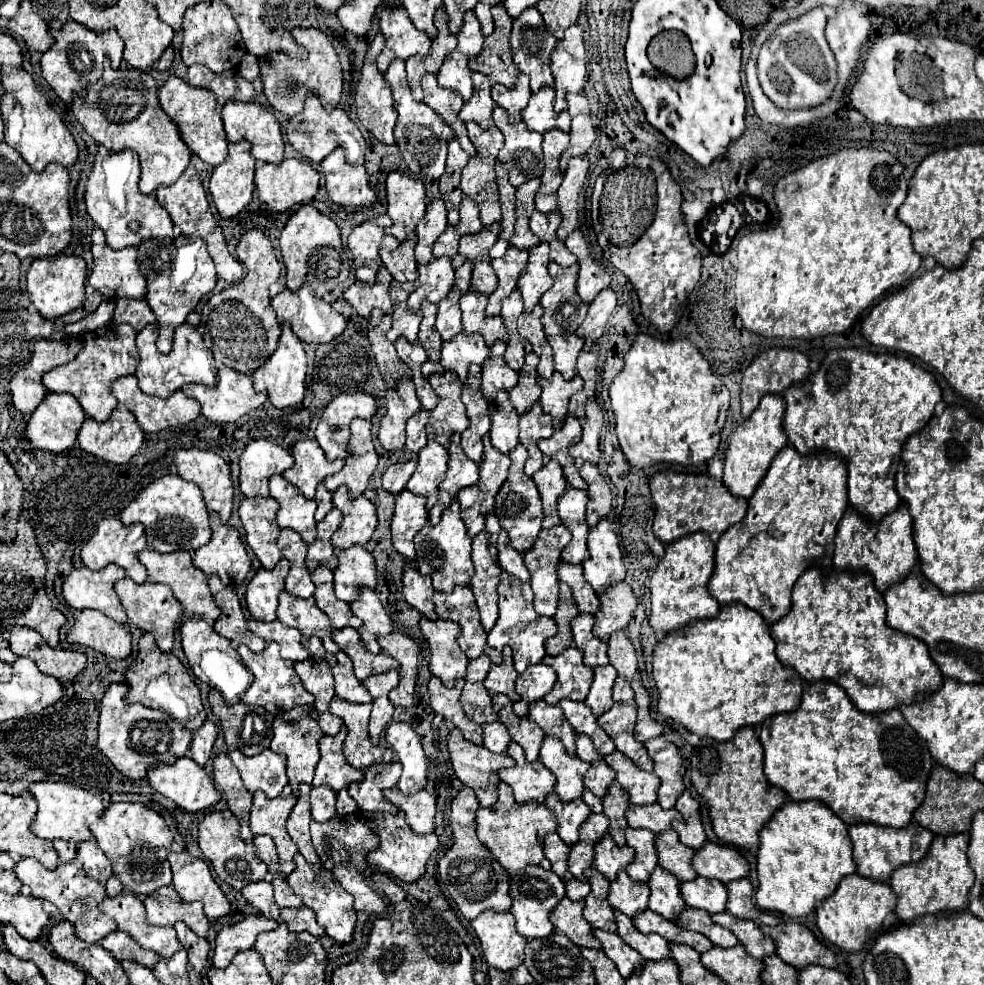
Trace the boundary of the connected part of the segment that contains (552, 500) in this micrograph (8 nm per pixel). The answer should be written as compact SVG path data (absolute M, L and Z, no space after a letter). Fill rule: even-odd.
M548 460L542 466L542 472L534 474L534 482L538 486L538 492L542 498L542 508L544 508L544 524L542 526L548 530L548 528L560 524L560 518L556 514L556 500L558 500L560 492L566 490L566 478L564 478L558 462Z

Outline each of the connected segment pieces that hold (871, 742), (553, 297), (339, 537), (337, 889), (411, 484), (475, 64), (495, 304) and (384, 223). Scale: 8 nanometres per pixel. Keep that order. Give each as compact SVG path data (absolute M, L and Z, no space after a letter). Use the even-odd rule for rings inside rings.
M834 682L810 684L802 694L798 710L766 718L760 728L760 742L764 746L764 774L772 786L784 790L794 802L824 802L846 826L866 822L892 828L908 826L914 810L926 796L926 782L934 768L926 744L906 724L900 710L864 714L856 710L848 694Z
M550 262L548 272L554 278L554 286L540 298L544 308L544 332L548 336L572 334L584 322L588 310L588 304L582 302L576 292L578 264L562 268L556 262Z
M344 486L334 490L332 496L334 506L342 510L344 516L340 528L332 536L332 544L338 548L348 548L352 544L366 544L376 528L376 506L364 496L350 500Z
M296 854L294 862L296 862L294 872L290 872L286 876L288 886L294 890L294 894L298 894L304 900L304 904L308 908L312 908L316 912L318 924L324 926L324 930L330 938L334 938L336 942L348 944L352 940L352 932L354 932L354 924L356 924L356 910L352 908L352 896L336 882L336 878L326 868L306 862L302 858L302 854Z
M430 438L430 442L418 452L418 468L406 484L410 492L424 496L428 500L426 502L428 510L434 506L438 498L438 484L446 474L446 462L448 462L446 448L434 442L434 438Z
M504 4L492 8L494 32L484 40L482 52L470 60L470 70L486 74L492 82L514 86L518 68L510 58L510 26L512 18L506 14Z
M508 246L506 254L502 258L492 260L492 268L498 276L498 288L490 294L490 302L486 306L488 316L500 314L500 302L516 288L518 276L522 274L526 260L528 260L528 250L518 250L516 246Z
M384 214L362 222L352 230L348 238L348 248L354 256L358 280L374 282L374 276L382 266L380 249L385 245L385 241L392 241L392 245L397 247L400 245L400 241L386 232L388 226L392 226L392 220L388 214Z

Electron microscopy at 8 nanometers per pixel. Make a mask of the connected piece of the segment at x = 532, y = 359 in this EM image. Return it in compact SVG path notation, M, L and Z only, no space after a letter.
M530 352L520 370L518 384L510 390L510 402L518 414L524 414L532 406L532 402L536 402L540 398L540 386L536 382L536 378L538 378L536 366L538 366L538 356L534 352Z

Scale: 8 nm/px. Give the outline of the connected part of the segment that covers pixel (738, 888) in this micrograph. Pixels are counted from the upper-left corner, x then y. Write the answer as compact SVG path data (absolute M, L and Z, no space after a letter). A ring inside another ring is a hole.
M740 878L738 882L726 882L724 886L728 890L726 912L730 912L738 918L752 920L756 924L778 924L780 922L776 916L770 916L770 914L756 908L754 888L752 888L752 882L748 878Z

